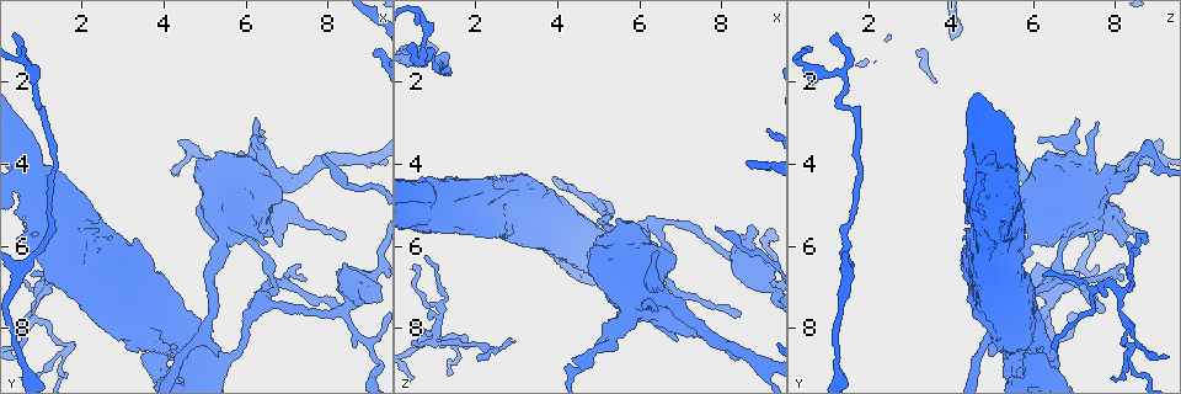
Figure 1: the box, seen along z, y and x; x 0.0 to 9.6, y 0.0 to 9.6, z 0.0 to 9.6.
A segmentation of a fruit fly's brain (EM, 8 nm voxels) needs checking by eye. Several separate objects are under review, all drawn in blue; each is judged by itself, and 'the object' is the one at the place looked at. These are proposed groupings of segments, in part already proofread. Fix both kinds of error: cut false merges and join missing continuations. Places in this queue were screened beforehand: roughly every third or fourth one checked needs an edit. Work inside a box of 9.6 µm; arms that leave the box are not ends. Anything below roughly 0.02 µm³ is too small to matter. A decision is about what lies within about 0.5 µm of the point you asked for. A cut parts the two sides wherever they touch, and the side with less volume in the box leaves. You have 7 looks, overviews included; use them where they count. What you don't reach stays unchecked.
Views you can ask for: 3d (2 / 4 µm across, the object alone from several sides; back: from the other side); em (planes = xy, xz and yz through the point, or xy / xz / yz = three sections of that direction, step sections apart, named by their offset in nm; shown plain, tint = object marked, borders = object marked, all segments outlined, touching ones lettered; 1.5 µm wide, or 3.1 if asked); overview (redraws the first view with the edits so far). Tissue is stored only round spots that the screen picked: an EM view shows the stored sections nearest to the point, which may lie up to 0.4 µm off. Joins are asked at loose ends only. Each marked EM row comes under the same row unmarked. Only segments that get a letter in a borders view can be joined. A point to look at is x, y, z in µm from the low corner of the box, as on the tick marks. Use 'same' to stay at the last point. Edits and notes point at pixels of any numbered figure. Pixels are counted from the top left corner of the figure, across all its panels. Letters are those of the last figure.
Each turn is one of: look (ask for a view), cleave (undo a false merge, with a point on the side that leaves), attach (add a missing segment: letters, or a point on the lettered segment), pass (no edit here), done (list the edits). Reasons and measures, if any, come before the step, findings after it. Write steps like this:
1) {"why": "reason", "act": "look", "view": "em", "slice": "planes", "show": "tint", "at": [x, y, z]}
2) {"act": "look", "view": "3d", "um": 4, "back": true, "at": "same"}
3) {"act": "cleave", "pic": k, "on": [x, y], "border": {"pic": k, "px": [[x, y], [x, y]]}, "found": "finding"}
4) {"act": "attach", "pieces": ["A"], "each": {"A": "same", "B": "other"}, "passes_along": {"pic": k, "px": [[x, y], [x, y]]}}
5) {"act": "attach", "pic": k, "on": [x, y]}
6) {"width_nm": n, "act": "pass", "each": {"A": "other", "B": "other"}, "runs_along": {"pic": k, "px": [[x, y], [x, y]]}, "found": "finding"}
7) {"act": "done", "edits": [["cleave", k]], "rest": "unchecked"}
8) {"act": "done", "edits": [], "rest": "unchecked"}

{"why": "tapers out", "act": "look", "view": "em", "slice": "planes", "show": "borders", "at": [8.35, 7.65, 7.65]}

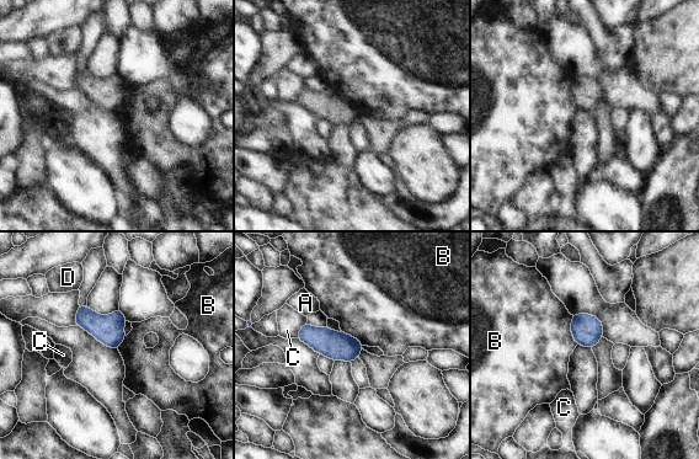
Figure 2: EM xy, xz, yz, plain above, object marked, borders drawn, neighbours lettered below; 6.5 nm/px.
{"act": "pass", "each": {"A": "other", "B": "other", "C": "other", "D": "other"}, "border": {"pic": 2, "px": [[571, 315], [571, 335], [577, 343]]}, "found": "no lettered segment goes on from it"}

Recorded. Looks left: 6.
{"why": "branch stops here", "act": "look", "view": "em", "slice": "planes", "show": "borders", "at": [6.25, 2.90, 7.15]}

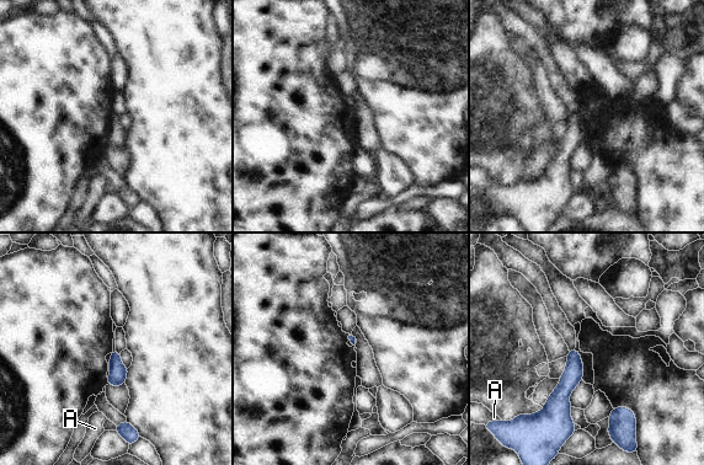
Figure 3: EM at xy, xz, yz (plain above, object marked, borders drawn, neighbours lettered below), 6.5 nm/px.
{"longest_contact_nm": ["A", 80], "act": "pass", "each": {"A": "other"}, "found": "none of them fits"}

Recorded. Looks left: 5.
{"act": "look", "view": "3d", "um": 2, "at": [6.80, 5.95, 8.20]}

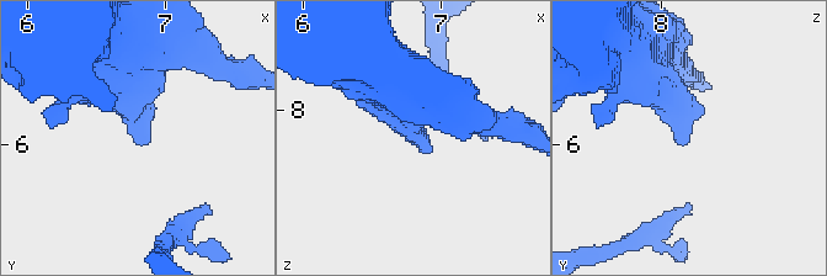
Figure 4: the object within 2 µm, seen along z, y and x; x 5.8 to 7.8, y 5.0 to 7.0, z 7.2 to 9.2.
{"act": "look", "view": "em", "slice": "xy", "step": 4, "show": "borders", "at": [6.84, 5.96, 8.18]}

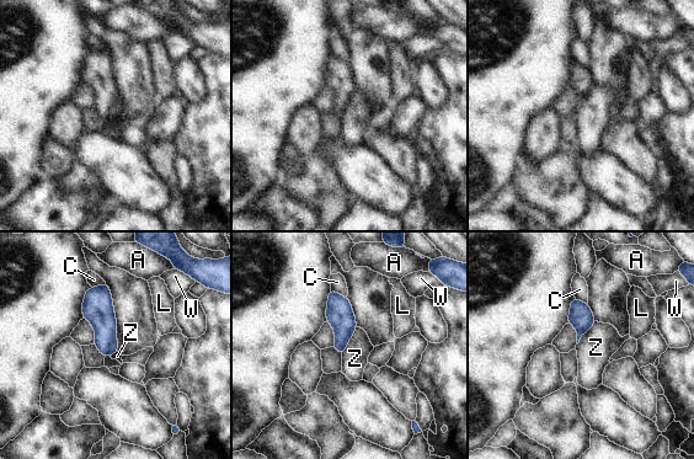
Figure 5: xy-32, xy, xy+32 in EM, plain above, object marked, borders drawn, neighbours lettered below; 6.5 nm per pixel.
{"act": "pass", "each": {"A": "other", "C": "other", "L": "other", "W": "other", "Z": "other"}, "border": {"pic": 5, "px": [[357, 327], [342, 355]]}, "found": "none of them fits"}

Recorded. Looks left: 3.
{"act": "done", "edits": [], "rest": "unchecked"}

